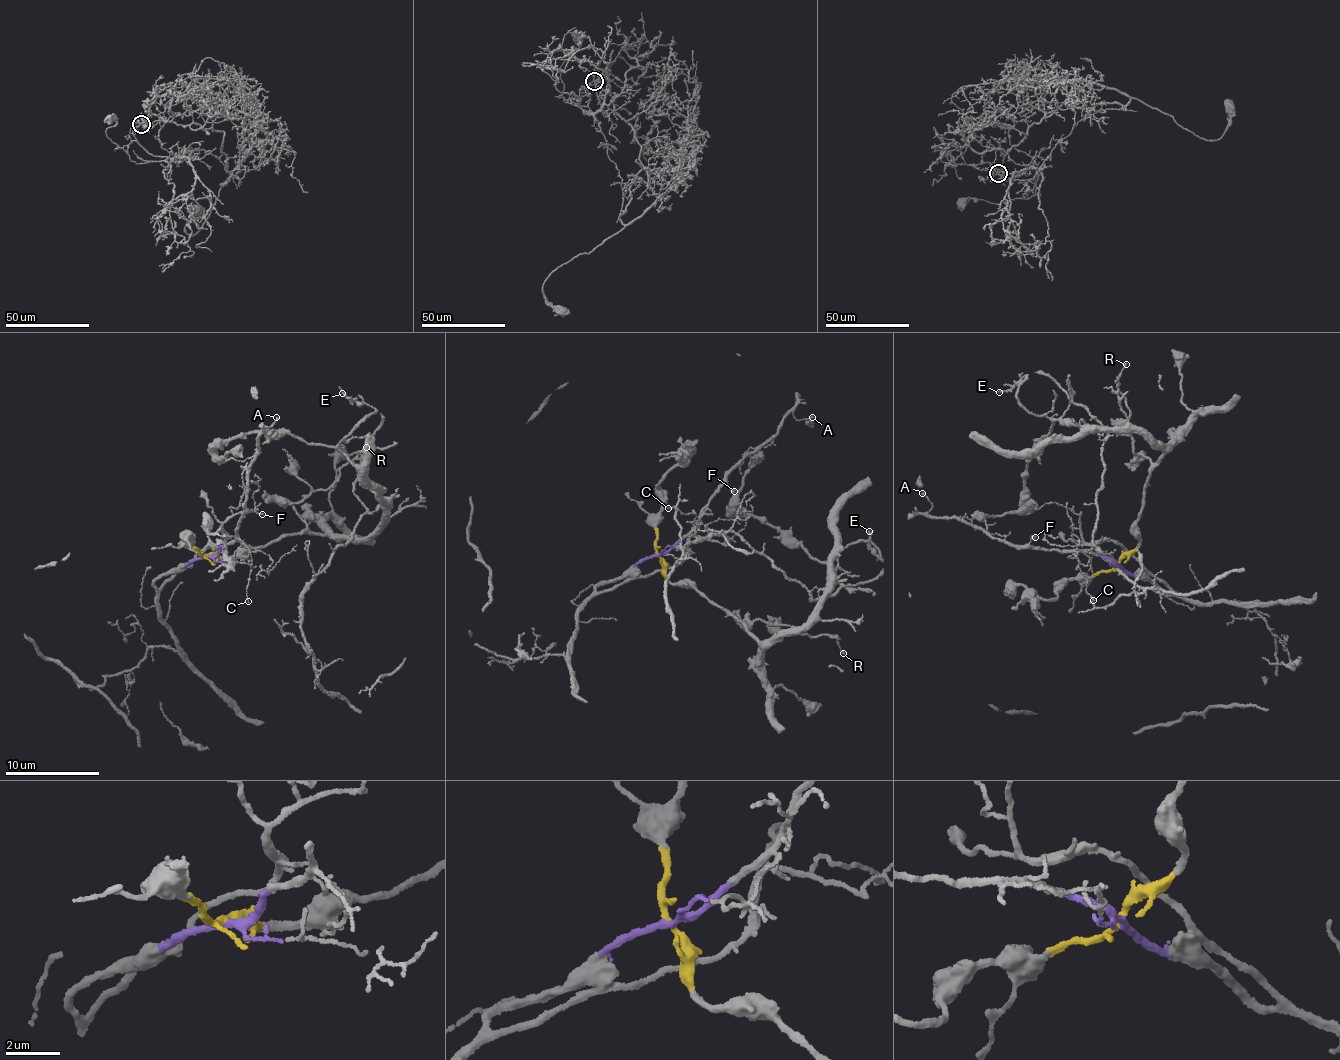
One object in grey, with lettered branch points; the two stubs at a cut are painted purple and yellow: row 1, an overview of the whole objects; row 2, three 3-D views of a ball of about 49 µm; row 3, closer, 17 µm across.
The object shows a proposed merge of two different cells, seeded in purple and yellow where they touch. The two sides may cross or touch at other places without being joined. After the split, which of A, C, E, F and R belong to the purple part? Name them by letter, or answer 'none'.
A, C, F

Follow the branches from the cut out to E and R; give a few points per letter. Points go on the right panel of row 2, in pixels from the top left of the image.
E: (1117, 564), (1136, 551), (1147, 484), (1165, 453), (1124, 429), (1034, 414), (1019, 403), (1026, 376), (999, 392)
R: (1117, 564), (1136, 551), (1139, 542), (1134, 534), (1151, 464), (1132, 451), (1127, 400), (1116, 384), (1126, 364)

